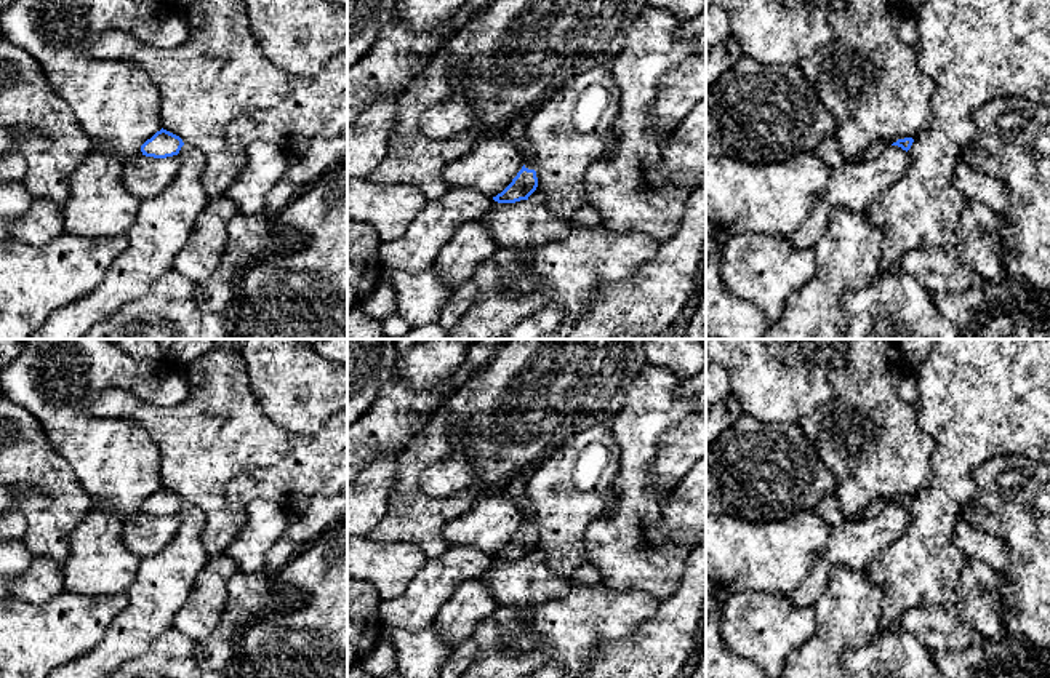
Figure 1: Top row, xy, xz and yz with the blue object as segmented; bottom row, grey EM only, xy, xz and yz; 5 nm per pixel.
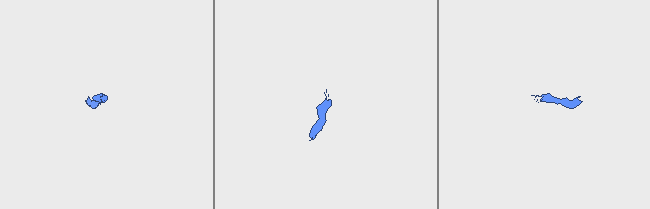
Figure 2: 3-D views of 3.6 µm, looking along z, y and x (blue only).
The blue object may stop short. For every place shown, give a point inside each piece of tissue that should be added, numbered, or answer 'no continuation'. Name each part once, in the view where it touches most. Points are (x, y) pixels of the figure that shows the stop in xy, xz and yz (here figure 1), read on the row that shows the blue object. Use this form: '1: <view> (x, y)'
1: xz (516, 130)

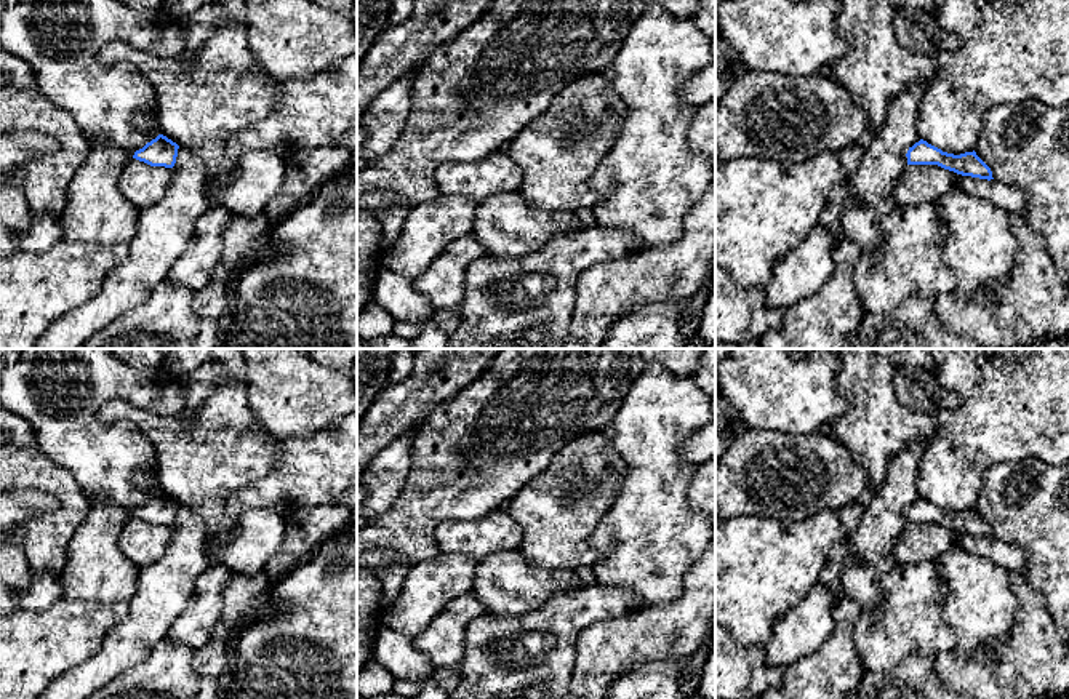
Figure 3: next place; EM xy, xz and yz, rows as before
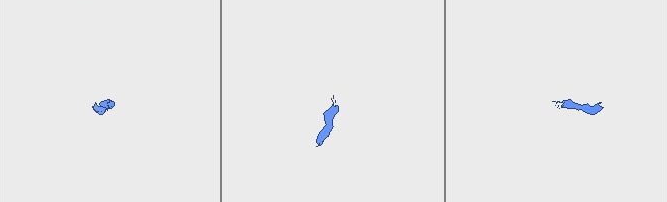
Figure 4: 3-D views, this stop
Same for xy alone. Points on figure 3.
no continuation

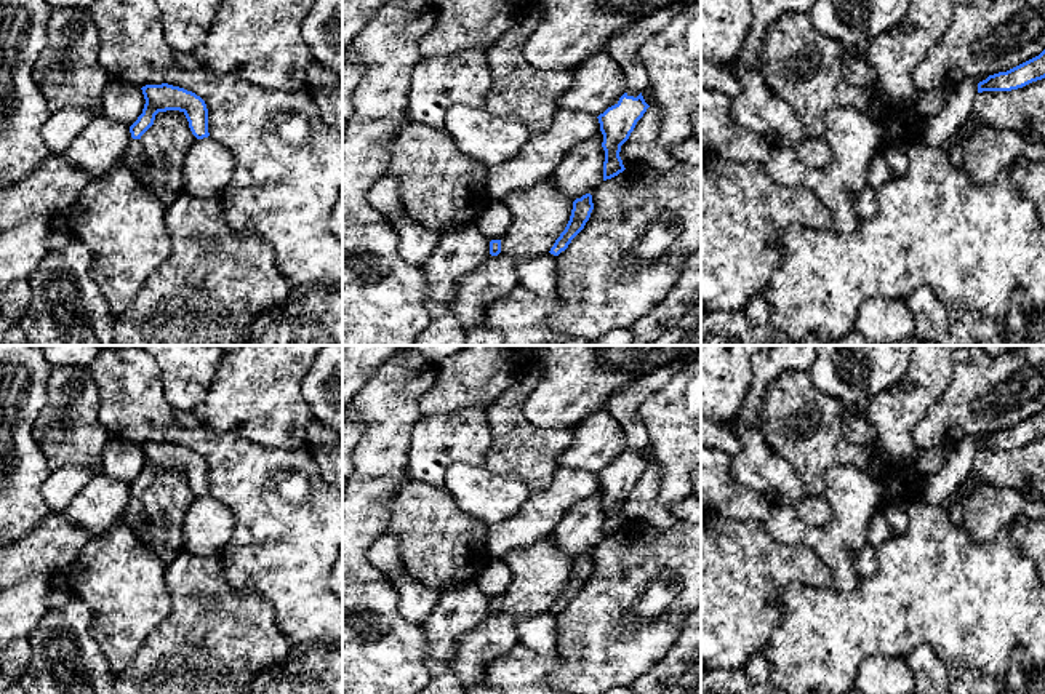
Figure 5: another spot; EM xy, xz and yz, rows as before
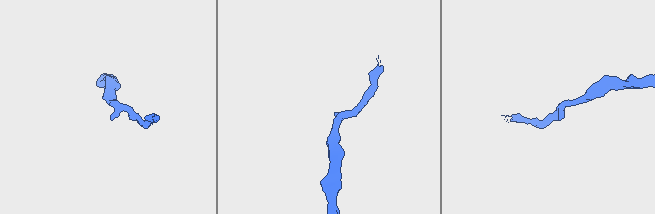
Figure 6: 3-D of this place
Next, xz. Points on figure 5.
1: xz (624, 47)

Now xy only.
1: xy (133, 157)

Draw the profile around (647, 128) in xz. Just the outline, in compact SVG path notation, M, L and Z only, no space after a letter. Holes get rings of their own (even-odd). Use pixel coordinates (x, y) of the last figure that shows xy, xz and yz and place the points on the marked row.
M650 106L629 139L621 146L619 157L626 170L639 166L666 168L674 162L669 152L656 142L661 125L663 110Z

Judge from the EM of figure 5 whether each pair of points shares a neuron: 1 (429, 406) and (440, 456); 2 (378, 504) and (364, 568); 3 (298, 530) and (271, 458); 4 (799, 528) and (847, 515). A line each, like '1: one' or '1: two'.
1: two
2: one
3: one
4: one

